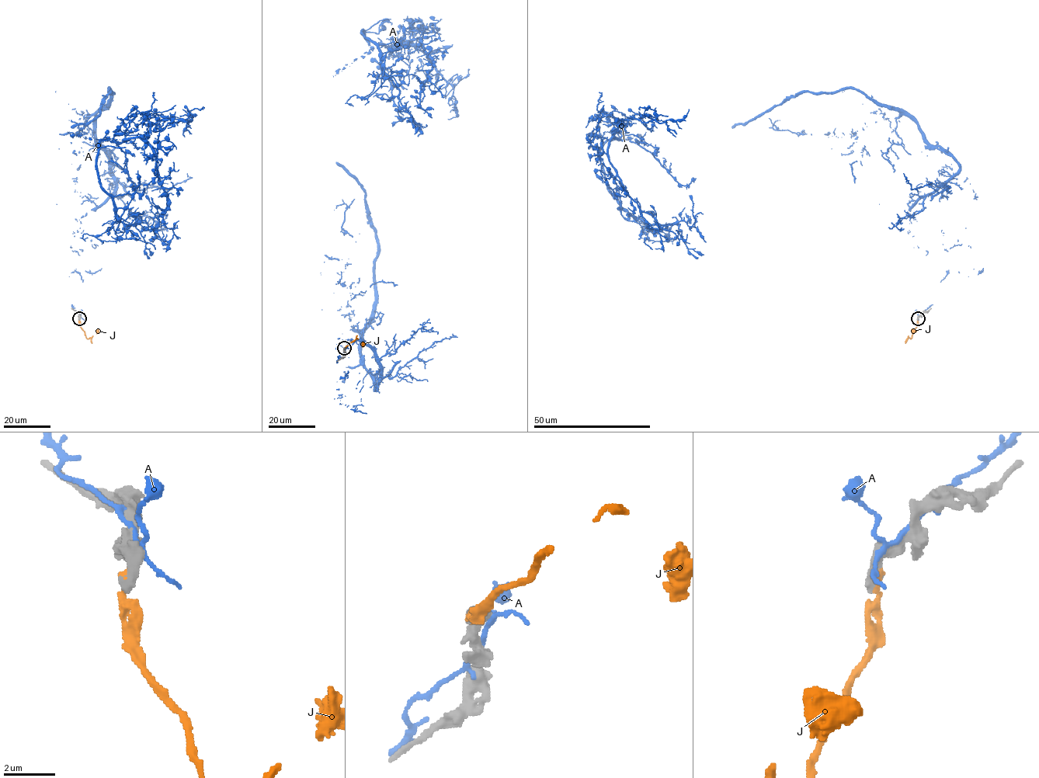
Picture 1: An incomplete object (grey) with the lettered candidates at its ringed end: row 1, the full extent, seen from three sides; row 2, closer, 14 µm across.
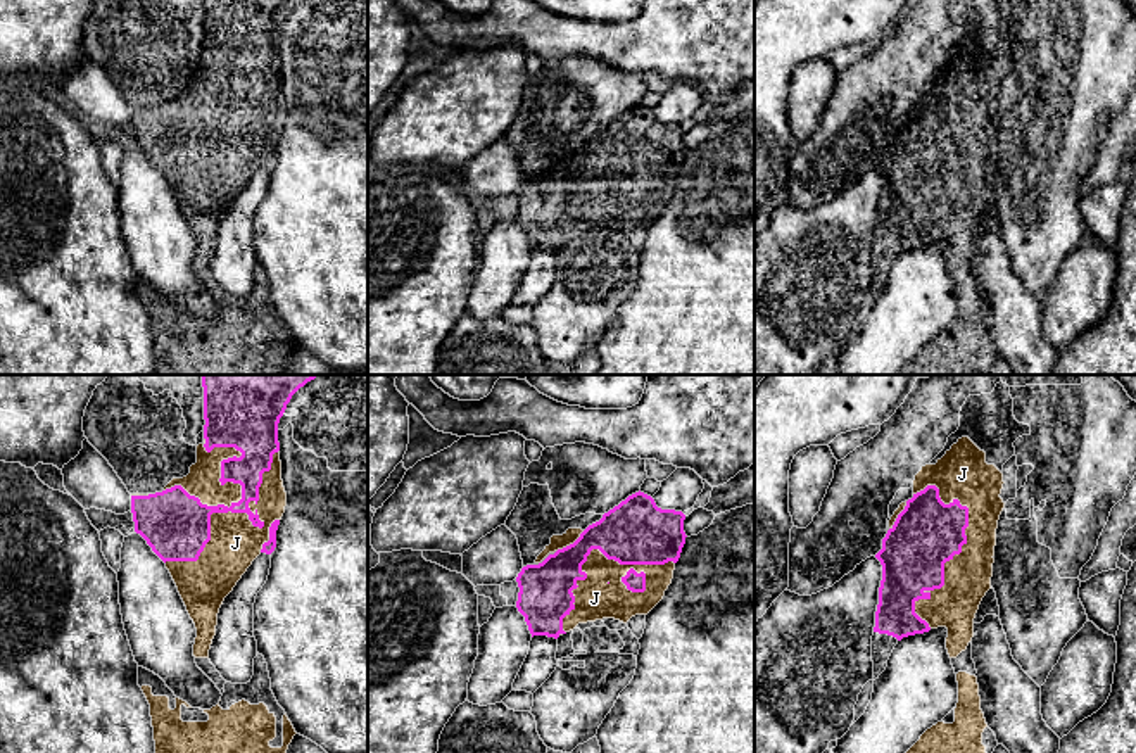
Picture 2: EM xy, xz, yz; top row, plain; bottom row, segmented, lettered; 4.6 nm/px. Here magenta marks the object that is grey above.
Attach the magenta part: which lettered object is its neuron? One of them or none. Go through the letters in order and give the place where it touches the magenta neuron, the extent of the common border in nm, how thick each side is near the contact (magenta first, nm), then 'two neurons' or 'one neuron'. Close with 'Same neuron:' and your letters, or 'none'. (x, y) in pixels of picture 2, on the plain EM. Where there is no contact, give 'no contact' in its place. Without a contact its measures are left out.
A: no contact | two neurons
J: xy (242, 125) | 750 nm | 190/240 nm | one neuron
Same neuron: J

